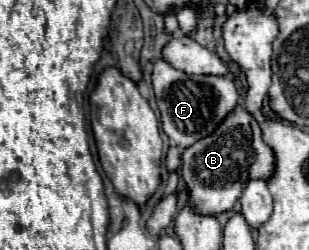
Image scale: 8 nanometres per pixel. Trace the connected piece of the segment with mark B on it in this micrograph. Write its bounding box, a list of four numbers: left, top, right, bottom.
[182,105,274,215]

